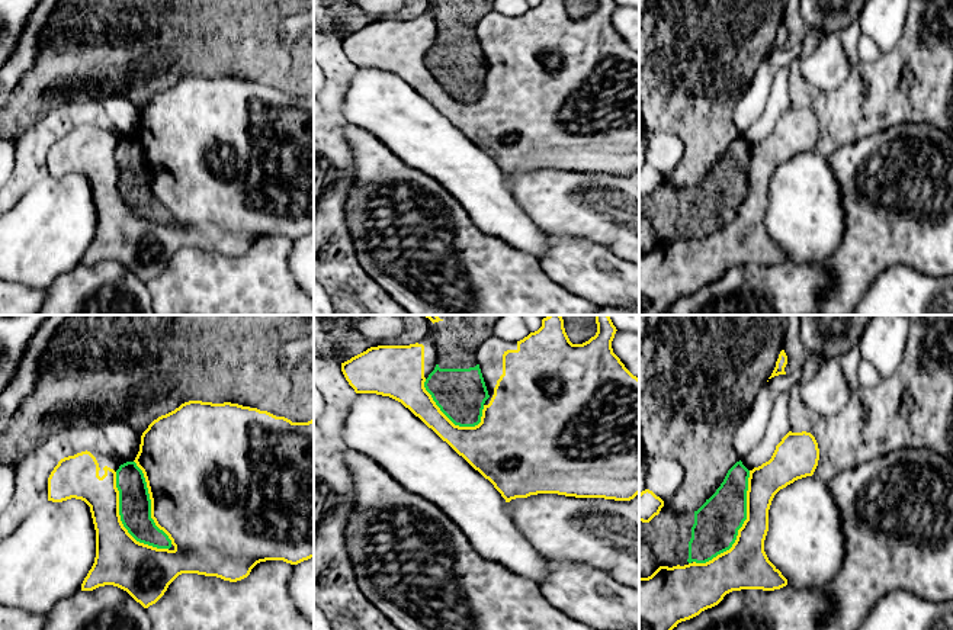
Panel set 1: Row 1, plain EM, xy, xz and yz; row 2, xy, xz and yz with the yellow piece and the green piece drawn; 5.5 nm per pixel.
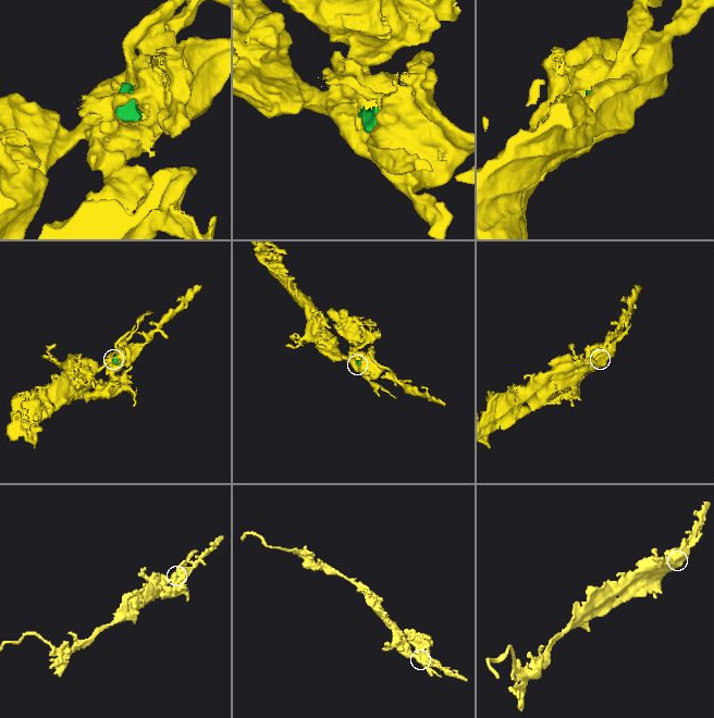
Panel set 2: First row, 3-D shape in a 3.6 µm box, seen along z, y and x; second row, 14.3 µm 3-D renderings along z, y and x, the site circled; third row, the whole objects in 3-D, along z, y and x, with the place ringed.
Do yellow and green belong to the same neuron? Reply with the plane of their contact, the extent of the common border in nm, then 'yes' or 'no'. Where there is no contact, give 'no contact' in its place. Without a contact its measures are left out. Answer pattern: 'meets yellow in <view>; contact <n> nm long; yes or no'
meets yellow in yz; contact 600 nm long; no

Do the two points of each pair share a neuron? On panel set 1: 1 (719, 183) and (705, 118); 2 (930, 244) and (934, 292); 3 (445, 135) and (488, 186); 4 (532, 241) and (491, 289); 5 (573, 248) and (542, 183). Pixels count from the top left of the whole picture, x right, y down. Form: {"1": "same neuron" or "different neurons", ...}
{"1": "different neurons", "2": "different neurons", "3": "same neuron", "4": "different neurons", "5": "different neurons"}

